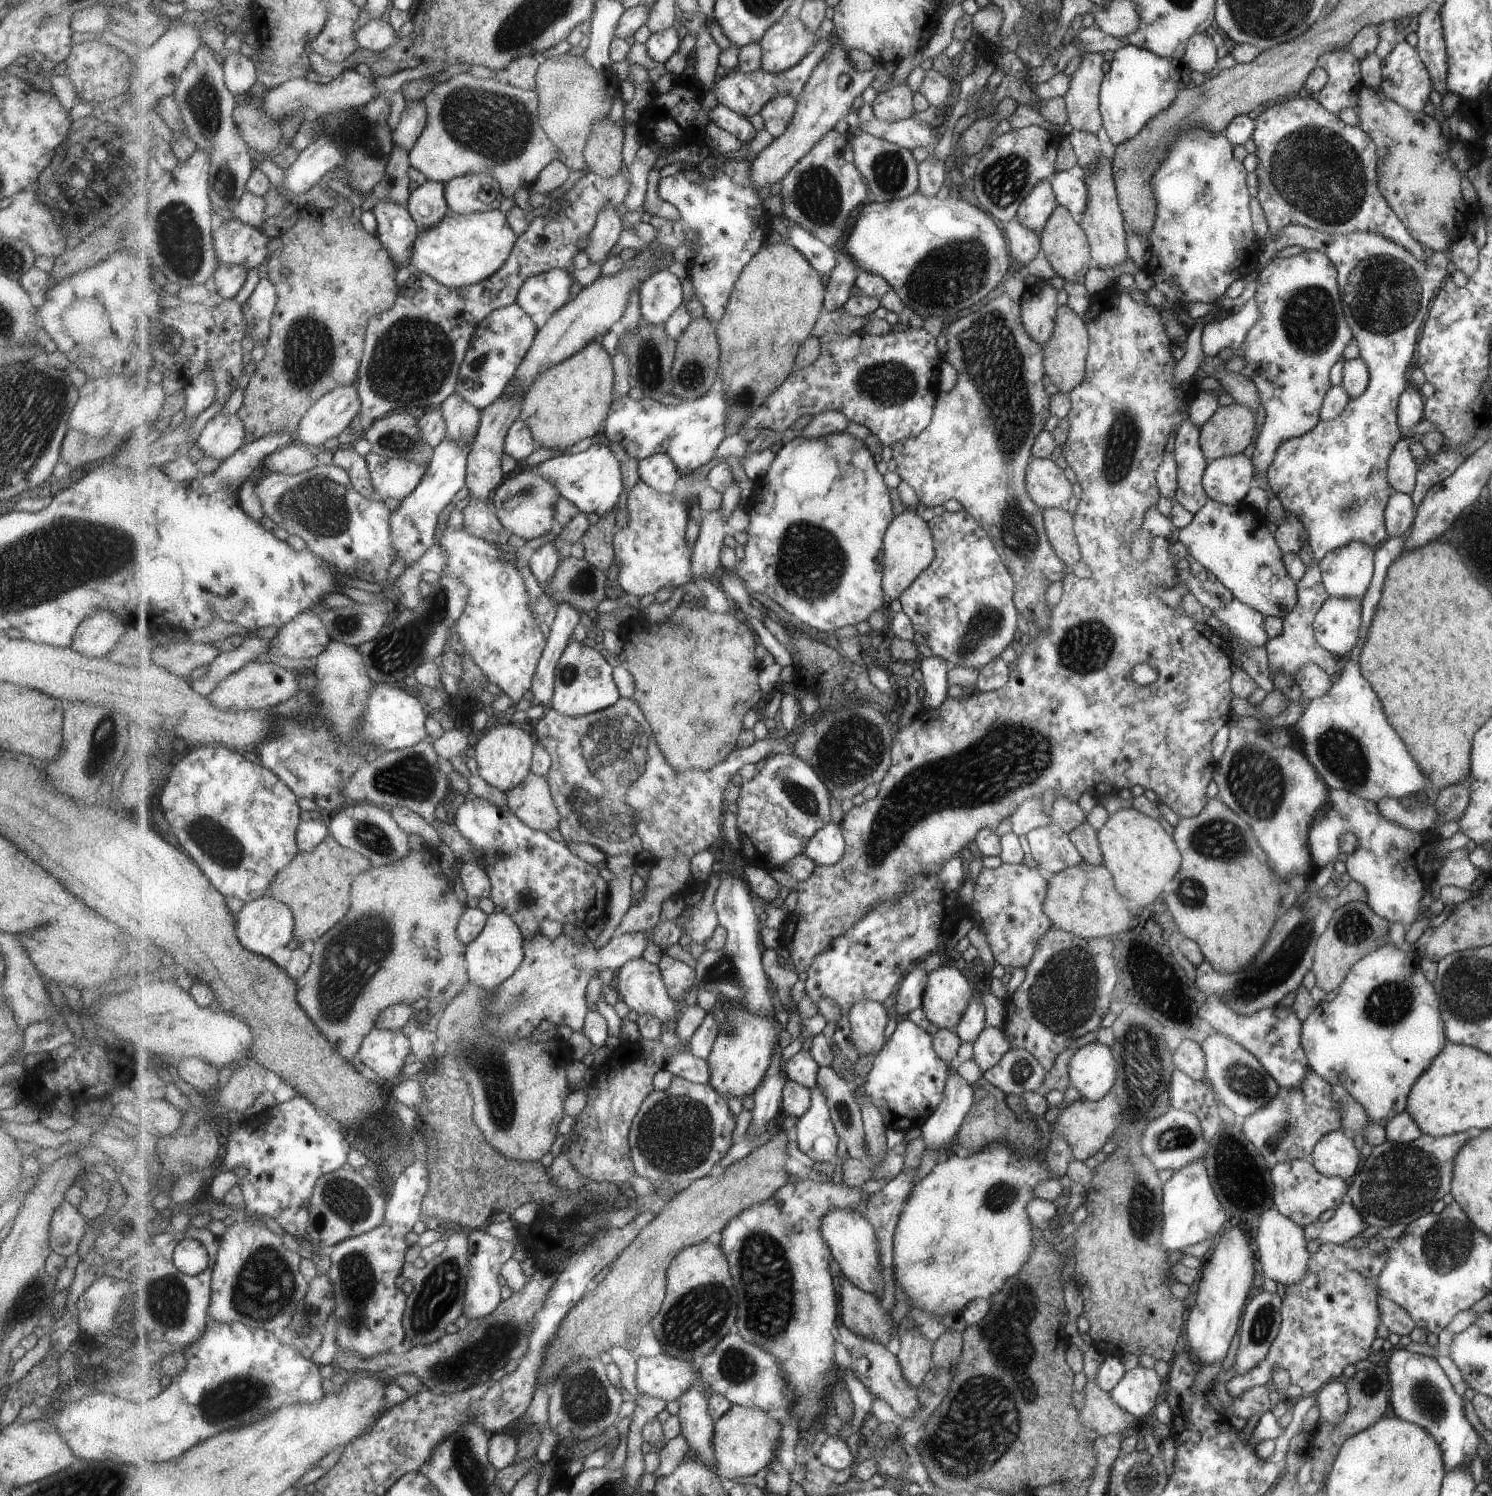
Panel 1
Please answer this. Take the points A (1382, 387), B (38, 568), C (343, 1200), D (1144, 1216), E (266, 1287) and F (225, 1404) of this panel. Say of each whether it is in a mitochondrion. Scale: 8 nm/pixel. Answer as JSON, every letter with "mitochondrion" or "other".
{"A":"other","B":"mitochondrion","C":"mitochondrion","D":"mitochondrion","E":"mitochondrion","F":"mitochondrion"}

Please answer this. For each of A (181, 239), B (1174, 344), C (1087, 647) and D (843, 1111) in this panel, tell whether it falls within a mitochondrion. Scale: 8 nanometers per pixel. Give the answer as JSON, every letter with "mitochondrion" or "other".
{"A":"mitochondrion","B":"other","C":"mitochondrion","D":"mitochondrion"}

